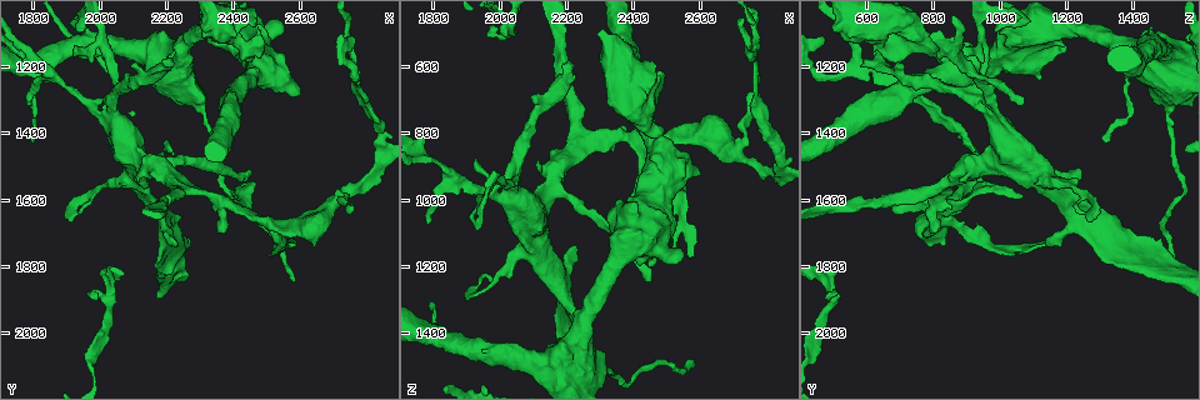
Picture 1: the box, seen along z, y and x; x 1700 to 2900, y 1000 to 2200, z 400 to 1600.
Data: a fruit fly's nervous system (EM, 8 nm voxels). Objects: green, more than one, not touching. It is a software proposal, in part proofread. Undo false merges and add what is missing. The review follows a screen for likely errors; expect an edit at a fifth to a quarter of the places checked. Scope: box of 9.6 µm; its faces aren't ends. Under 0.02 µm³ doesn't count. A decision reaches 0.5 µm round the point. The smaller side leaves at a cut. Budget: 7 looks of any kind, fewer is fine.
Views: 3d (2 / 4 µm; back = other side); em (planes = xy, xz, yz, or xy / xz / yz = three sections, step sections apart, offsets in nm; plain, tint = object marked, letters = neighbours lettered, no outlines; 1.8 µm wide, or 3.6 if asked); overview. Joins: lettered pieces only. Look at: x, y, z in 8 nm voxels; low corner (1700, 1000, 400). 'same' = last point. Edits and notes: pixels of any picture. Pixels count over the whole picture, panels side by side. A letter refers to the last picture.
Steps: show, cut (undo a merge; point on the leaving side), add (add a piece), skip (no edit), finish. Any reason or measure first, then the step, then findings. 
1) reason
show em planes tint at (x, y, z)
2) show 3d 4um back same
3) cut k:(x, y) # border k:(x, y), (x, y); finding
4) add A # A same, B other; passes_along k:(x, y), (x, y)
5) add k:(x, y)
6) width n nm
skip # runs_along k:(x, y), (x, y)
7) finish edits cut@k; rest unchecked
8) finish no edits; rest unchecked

three-way junction
show em yz step 4 letters at (2770, 1210, 600)

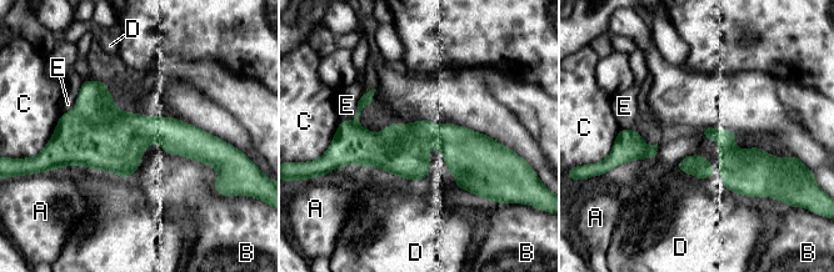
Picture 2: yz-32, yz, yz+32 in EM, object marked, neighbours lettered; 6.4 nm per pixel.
another direction
show em planes letters same

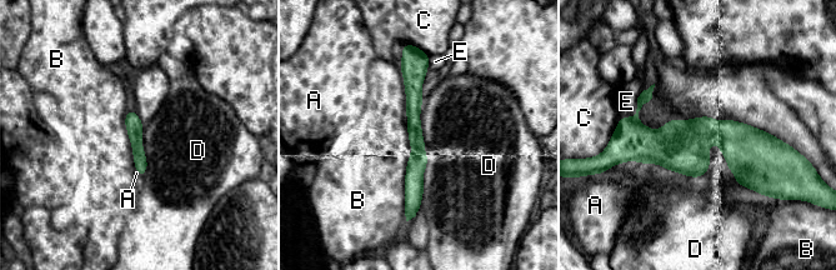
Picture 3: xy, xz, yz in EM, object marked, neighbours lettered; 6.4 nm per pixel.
longest_contact B 1000 nm
skip # A other, B other, C other, D other, E other; all the same neuron

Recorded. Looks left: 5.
branch stops here
show 3d 2um at (2210, 1200, 580)

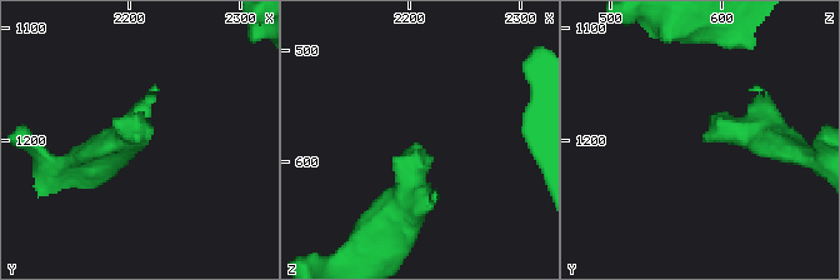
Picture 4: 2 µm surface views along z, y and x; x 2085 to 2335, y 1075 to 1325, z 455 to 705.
show em planes letters at (2206, 1194, 584)

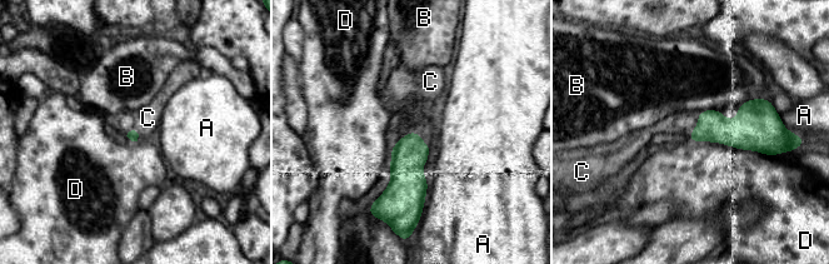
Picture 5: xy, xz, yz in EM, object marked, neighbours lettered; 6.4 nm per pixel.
longest_contact D 550 nm
add C # A other, B other, C same, D other; passes_along 5:(409, 154), (420, 137), (427, 124); the neuron continues

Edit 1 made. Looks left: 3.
show overview

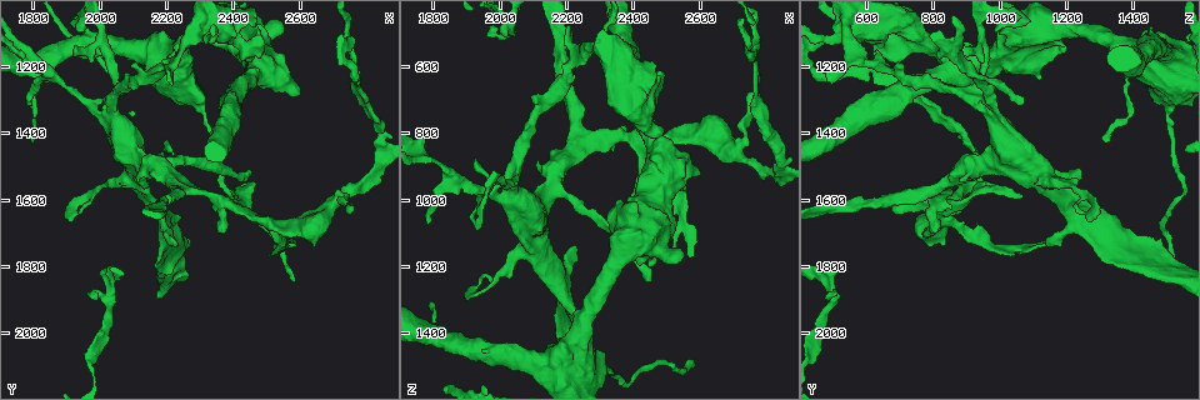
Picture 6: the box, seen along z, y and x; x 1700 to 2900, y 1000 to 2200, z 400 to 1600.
abrupt turn
show em xy step 4 tint at (2030, 1870, 490)

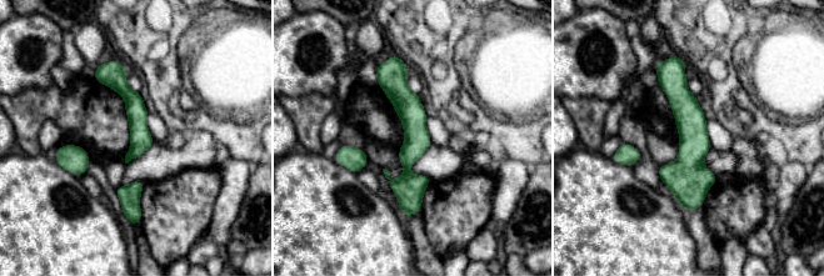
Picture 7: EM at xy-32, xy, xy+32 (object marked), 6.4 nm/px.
another direction
show em planes letters same

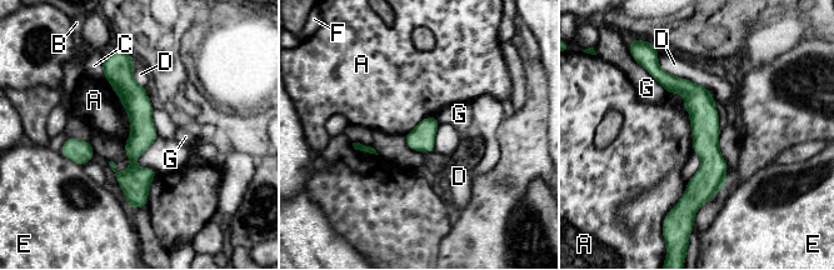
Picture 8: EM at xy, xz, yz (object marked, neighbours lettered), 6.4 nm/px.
width 170 nm
skip # A other, B other, C other, D other, E other, F other, G other; border 8:(665, 91), (683, 98), (693, 150); one neuron here

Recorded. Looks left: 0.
finish edits add@5; rest unchecked

